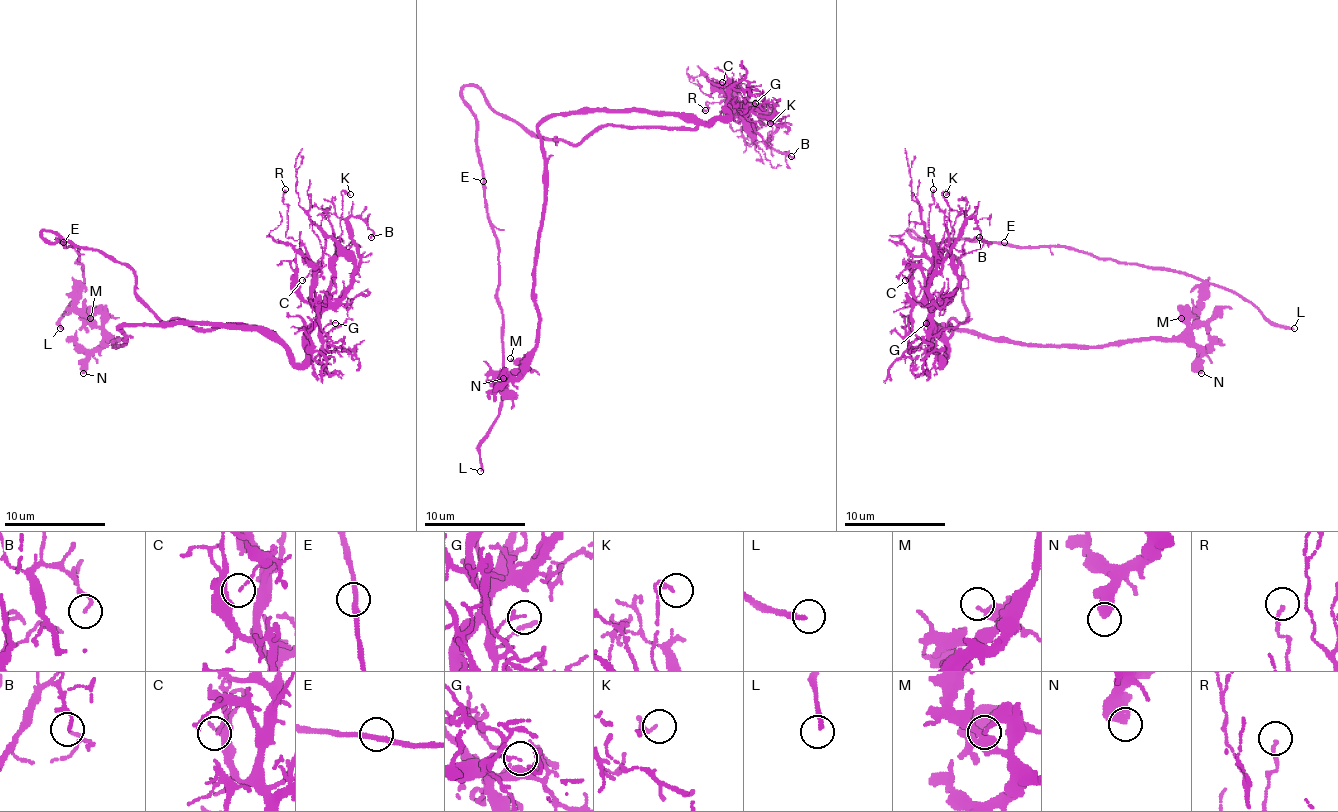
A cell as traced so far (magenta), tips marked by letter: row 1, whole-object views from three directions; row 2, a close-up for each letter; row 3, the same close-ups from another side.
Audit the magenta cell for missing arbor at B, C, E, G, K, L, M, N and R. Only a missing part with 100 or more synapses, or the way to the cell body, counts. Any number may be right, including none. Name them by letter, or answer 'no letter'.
L

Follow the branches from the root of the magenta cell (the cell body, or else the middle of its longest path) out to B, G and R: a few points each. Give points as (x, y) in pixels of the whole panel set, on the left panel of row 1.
B: (141, 325), (260, 325), (300, 363), (307, 328), (350, 283), (358, 250), (348, 219), (358, 217), (371, 237)
G: (141, 325), (260, 325), (300, 363), (305, 358), (307, 336), (315, 328), (323, 331), (335, 323)
R: (141, 325), (260, 325), (300, 363), (307, 328), (315, 320), (313, 267), (307, 250), (285, 235), (285, 189)

